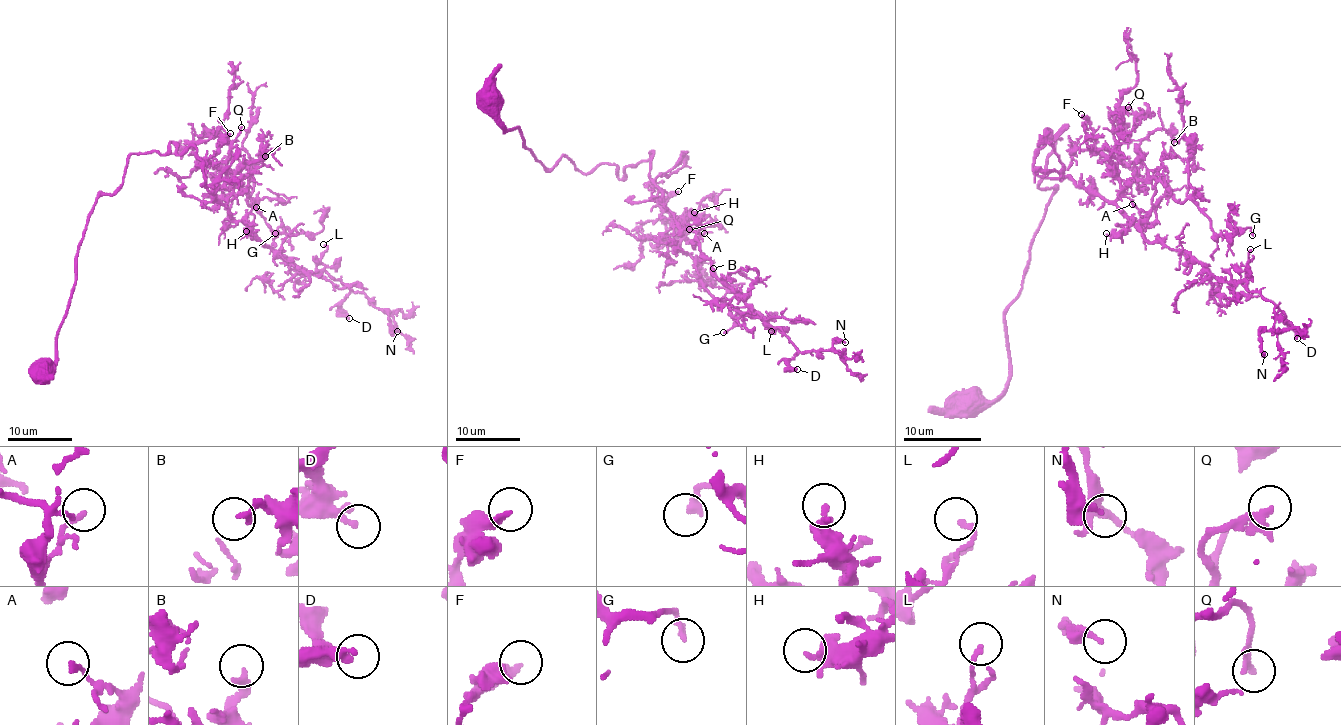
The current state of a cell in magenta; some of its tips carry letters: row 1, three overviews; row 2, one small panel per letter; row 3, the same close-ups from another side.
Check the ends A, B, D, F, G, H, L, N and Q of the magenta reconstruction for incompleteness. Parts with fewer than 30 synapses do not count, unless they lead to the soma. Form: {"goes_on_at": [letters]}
{"goes_on_at": ["Q"]}

